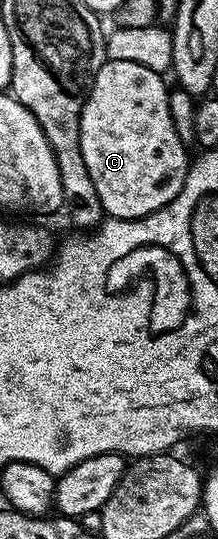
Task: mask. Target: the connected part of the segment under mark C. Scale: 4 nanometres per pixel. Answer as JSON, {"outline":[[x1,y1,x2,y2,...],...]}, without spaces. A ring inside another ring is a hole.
{"outline":[[127,61,103,62,102,67,97,71,97,75,91,81,91,87,87,91,87,101,83,104,81,111,81,155,85,155,85,167,89,167,89,176,93,179,93,187,97,187,97,195,103,204,103,212,107,217,120,217,126,221,133,221,136,217,144,217,169,203,181,191,181,187,187,178,187,166,189,156,187,157,188,146,177,135,173,127,173,119,169,115,169,85,163,82,164,78,160,74,150,70,149,67,142,66,141,63]]}

